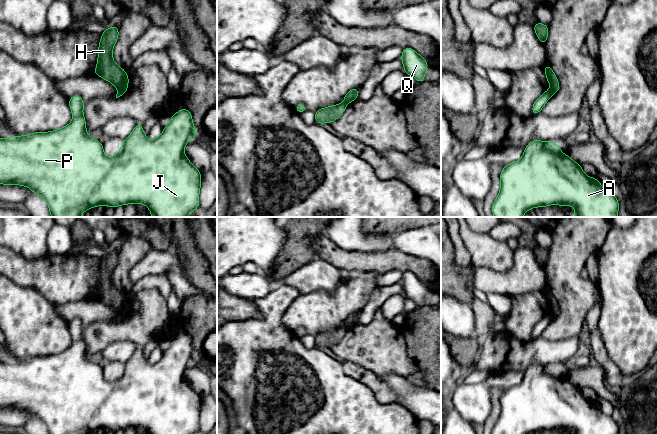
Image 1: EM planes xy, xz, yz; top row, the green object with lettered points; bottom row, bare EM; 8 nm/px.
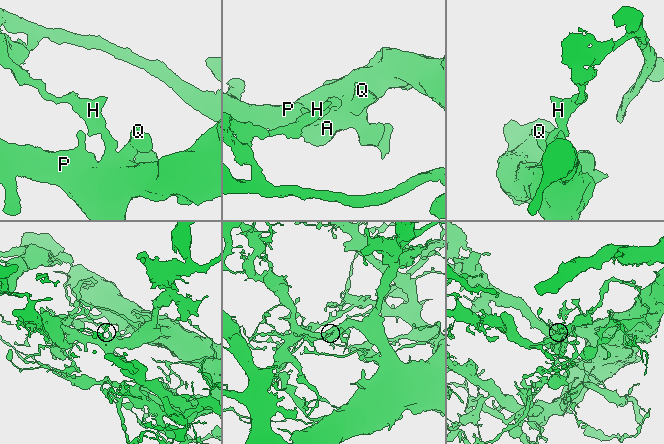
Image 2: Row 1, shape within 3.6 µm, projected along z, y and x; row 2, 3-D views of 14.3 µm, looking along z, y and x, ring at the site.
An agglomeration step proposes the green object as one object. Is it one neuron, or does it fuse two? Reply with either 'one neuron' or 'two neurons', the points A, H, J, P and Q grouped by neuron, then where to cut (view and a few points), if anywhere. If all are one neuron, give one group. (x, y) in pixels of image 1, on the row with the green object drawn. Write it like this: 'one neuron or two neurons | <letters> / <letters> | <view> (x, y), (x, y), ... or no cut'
two neurons | A J P Q / H | yz (549, 90), (552, 94)

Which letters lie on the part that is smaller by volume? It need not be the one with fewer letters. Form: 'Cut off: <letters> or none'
Cut off: H

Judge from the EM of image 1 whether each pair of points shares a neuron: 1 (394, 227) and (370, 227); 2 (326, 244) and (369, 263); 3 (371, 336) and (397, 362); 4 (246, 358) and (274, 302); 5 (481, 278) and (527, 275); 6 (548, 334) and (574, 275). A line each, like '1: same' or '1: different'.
1: same
2: same
3: same
4: same
5: same
6: same

